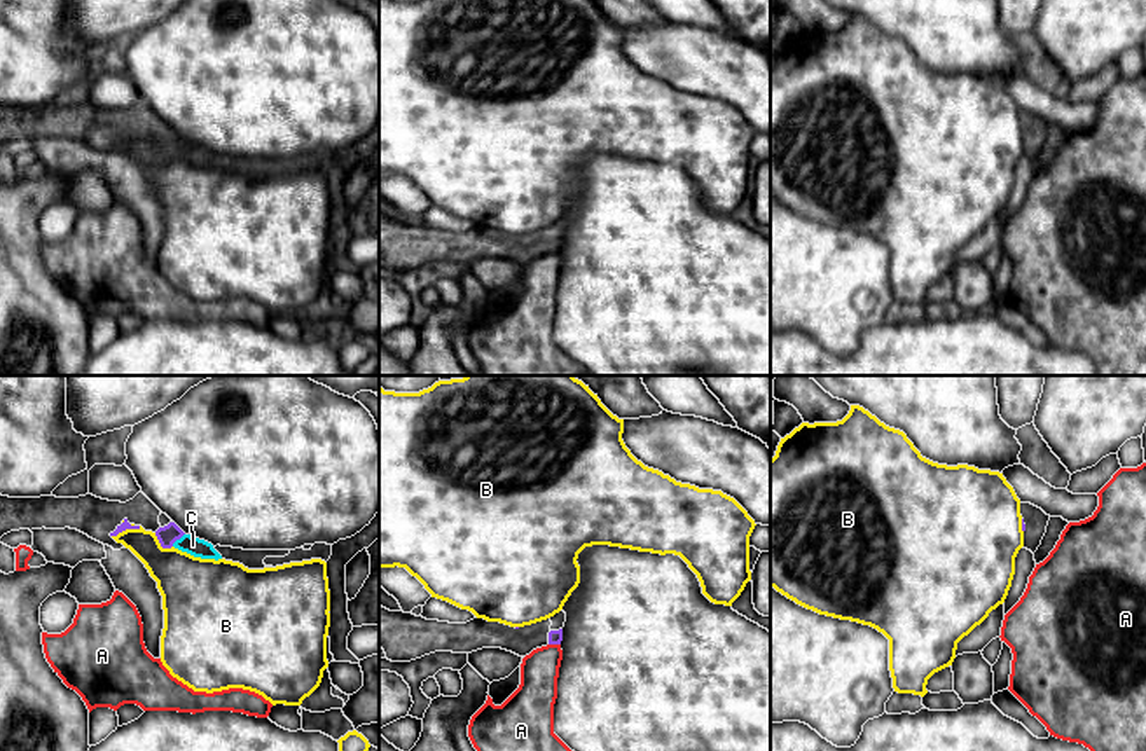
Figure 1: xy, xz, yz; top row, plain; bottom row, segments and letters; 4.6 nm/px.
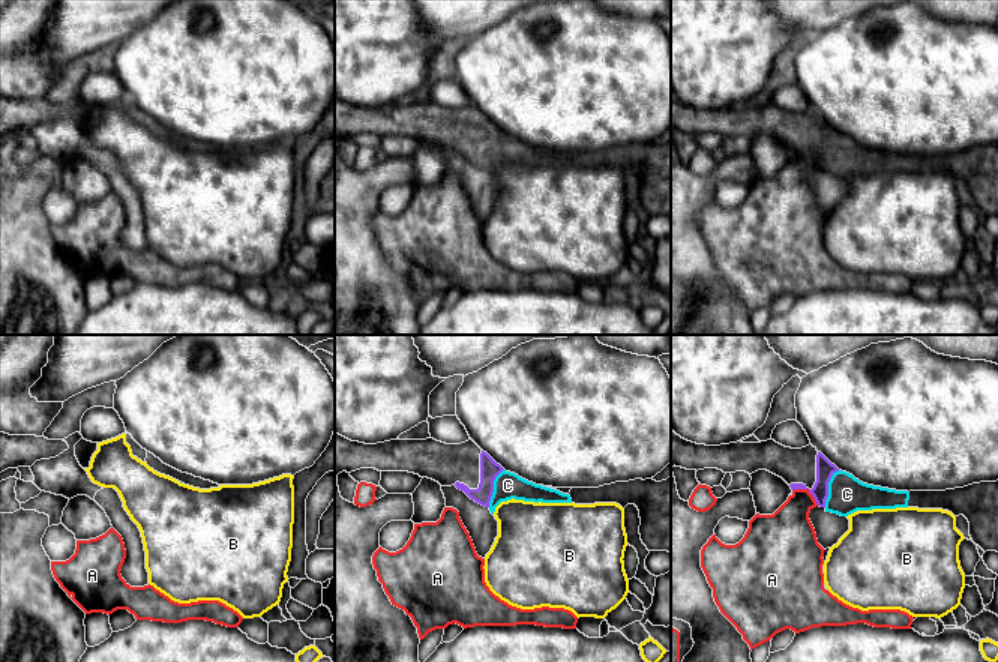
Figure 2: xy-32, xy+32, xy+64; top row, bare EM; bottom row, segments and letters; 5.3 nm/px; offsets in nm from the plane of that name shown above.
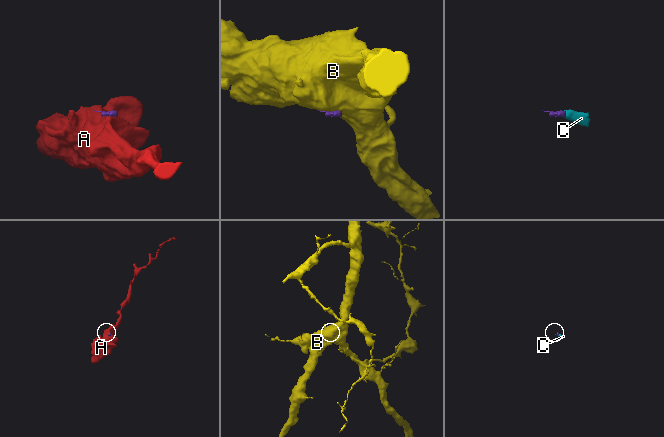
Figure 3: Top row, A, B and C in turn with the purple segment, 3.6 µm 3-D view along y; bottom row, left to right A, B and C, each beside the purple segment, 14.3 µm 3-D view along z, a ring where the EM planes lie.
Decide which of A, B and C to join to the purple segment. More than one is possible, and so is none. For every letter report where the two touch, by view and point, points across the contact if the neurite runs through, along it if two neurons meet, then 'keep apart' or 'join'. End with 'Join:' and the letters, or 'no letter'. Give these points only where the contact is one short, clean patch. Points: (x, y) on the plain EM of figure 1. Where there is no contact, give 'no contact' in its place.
A: xz (554, 252) | along xz (549, 252), (559, 254) | keep apart
B: xy (126, 137) | along xy (140, 135), (123, 138), (112, 145) | keep apart
C: xy (177, 147) | across xy (168, 144), (177, 147), (193, 154) | join
Join: C

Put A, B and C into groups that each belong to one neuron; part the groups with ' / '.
A / B / C

